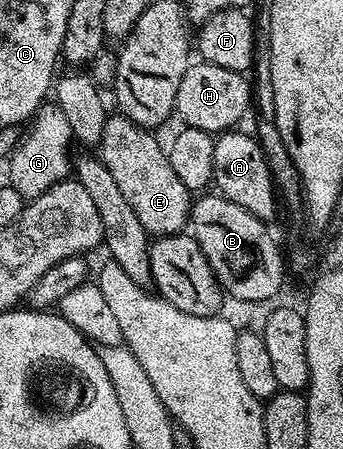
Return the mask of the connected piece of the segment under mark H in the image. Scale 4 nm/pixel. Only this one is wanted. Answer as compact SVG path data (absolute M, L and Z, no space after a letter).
M204 61L190 62L183 81L179 81L176 114L187 127L203 129L210 133L224 133L236 128L237 123L251 111L251 83L242 72L223 69L223 65L211 65Z

